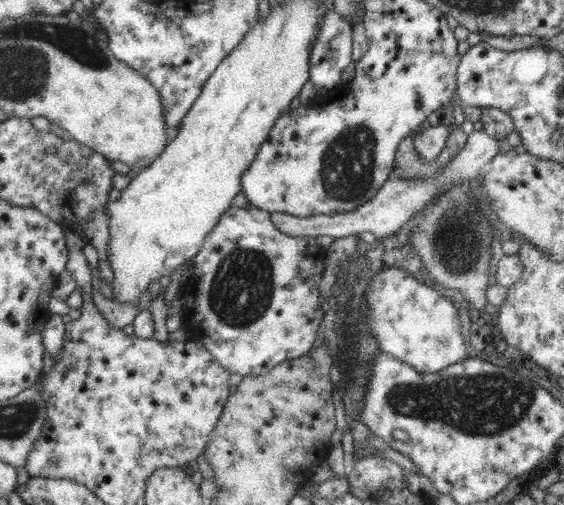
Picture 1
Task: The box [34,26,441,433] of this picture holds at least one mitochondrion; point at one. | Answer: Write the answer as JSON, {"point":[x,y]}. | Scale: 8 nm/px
{"point":[240,292]}

